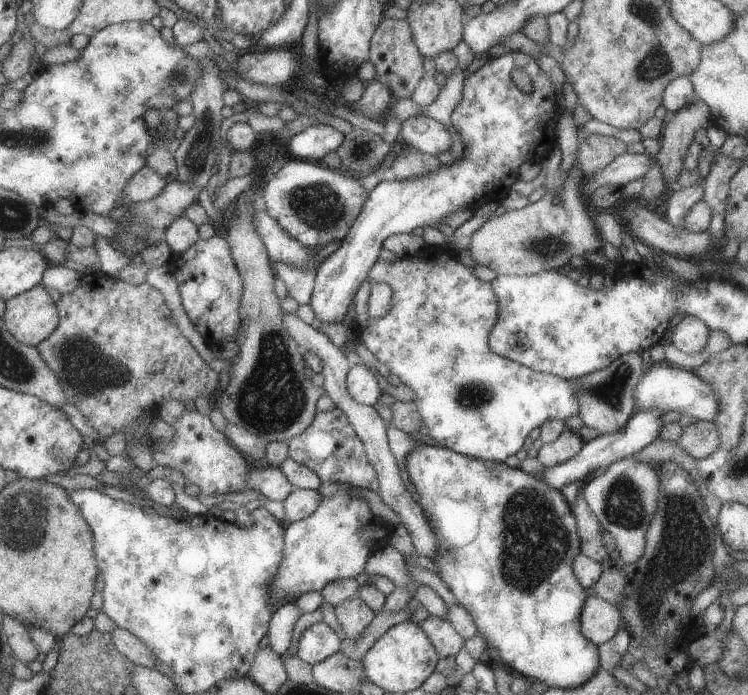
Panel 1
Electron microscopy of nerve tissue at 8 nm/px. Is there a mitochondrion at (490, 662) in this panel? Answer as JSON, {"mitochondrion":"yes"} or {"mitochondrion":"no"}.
{"mitochondrion":"no"}

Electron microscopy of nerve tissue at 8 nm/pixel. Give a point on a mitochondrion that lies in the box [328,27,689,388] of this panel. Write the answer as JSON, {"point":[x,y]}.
{"point":[659,63]}

